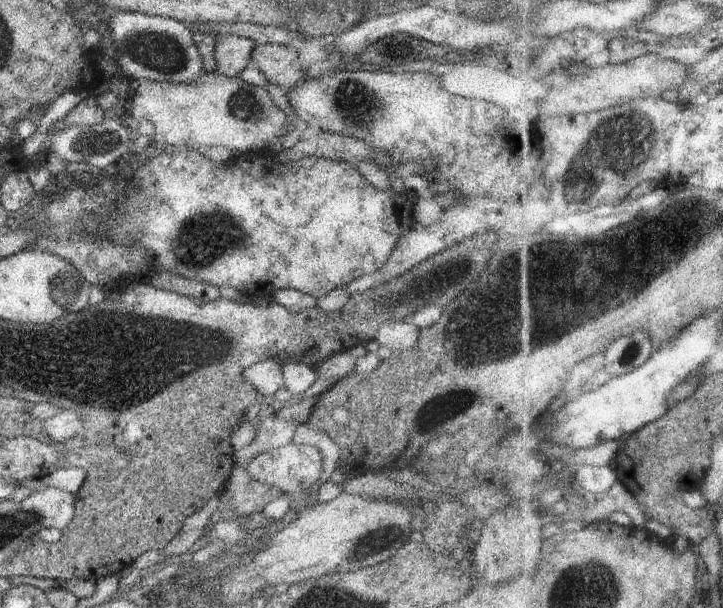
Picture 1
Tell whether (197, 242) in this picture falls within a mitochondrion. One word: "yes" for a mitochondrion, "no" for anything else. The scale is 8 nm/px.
yes

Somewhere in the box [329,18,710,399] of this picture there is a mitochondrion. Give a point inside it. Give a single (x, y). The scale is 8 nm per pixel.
(621, 146)

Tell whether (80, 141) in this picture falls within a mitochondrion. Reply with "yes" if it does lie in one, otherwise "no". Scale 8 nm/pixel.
yes

